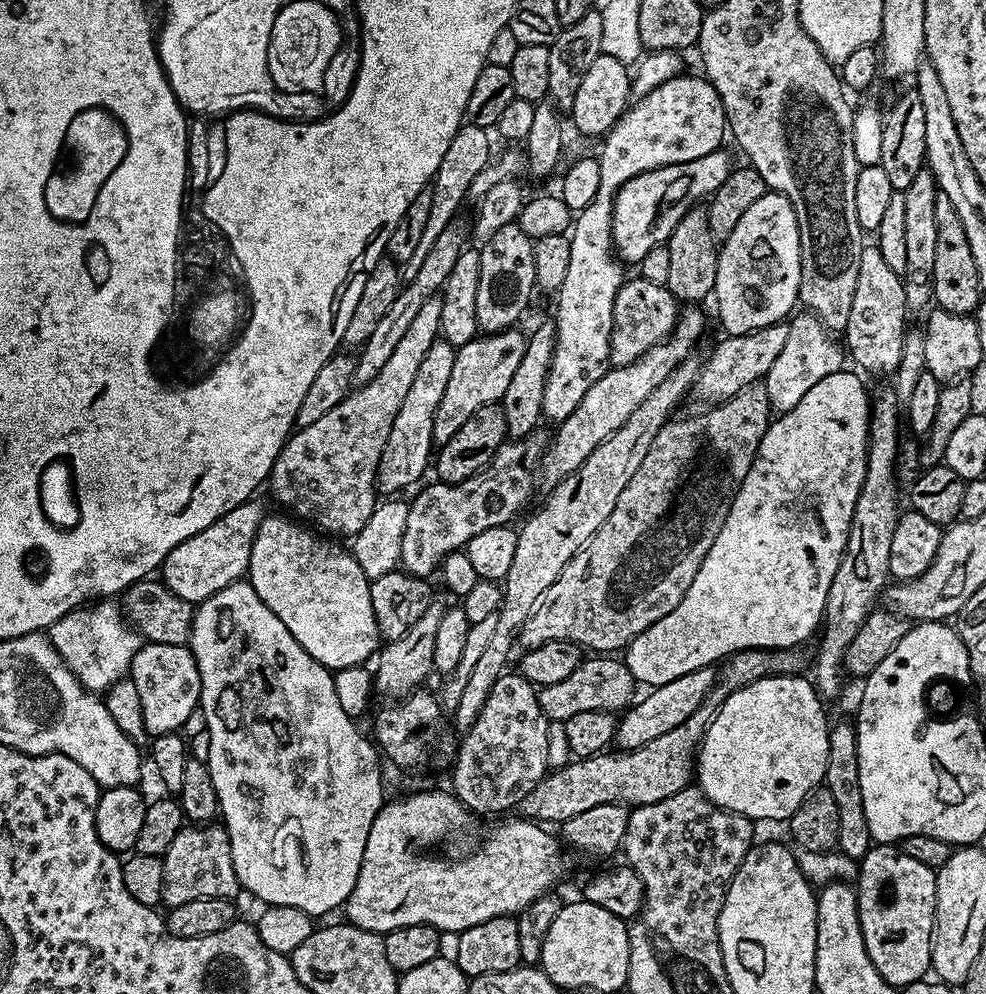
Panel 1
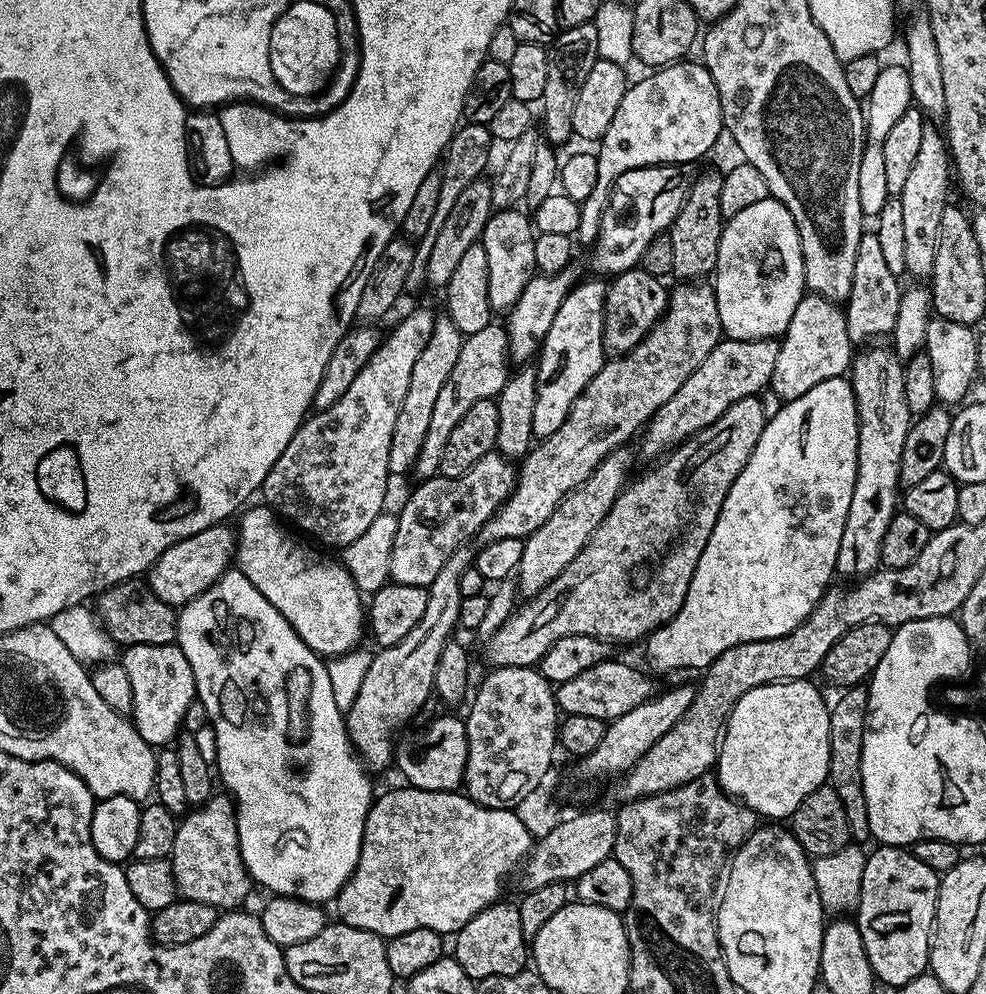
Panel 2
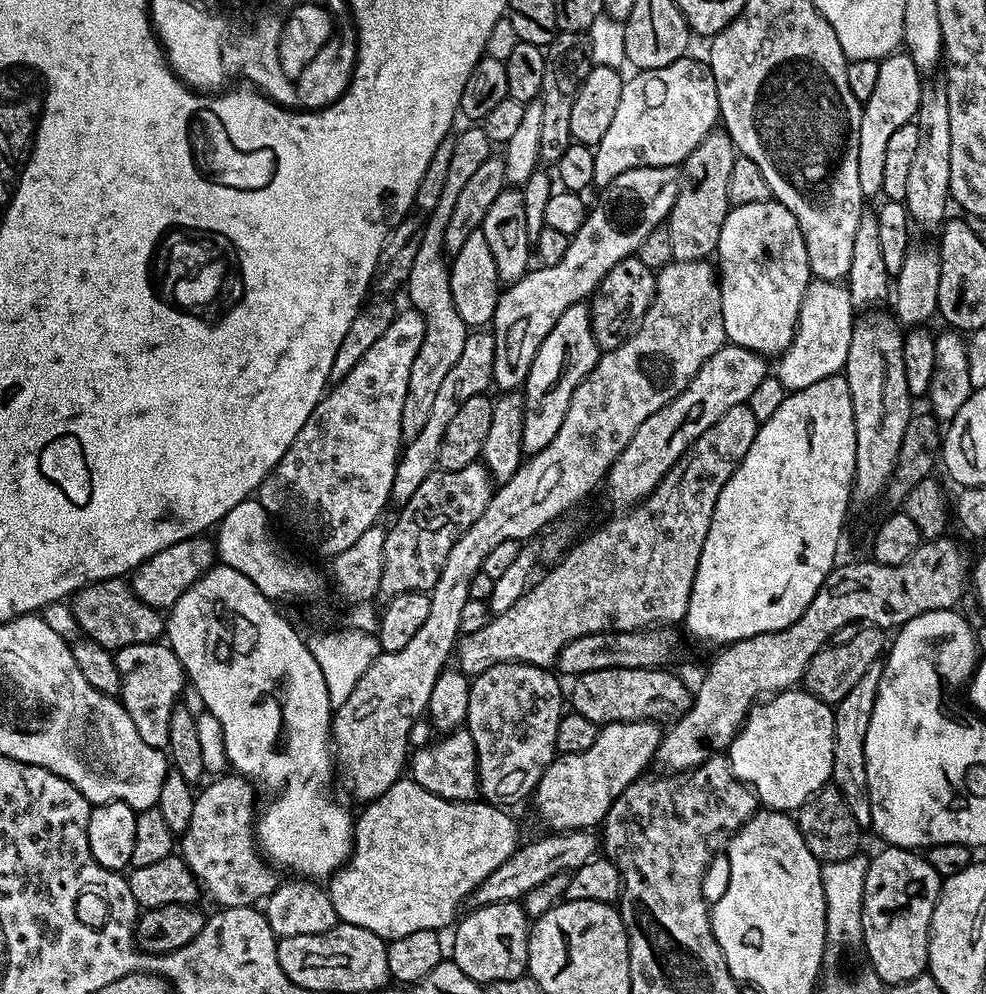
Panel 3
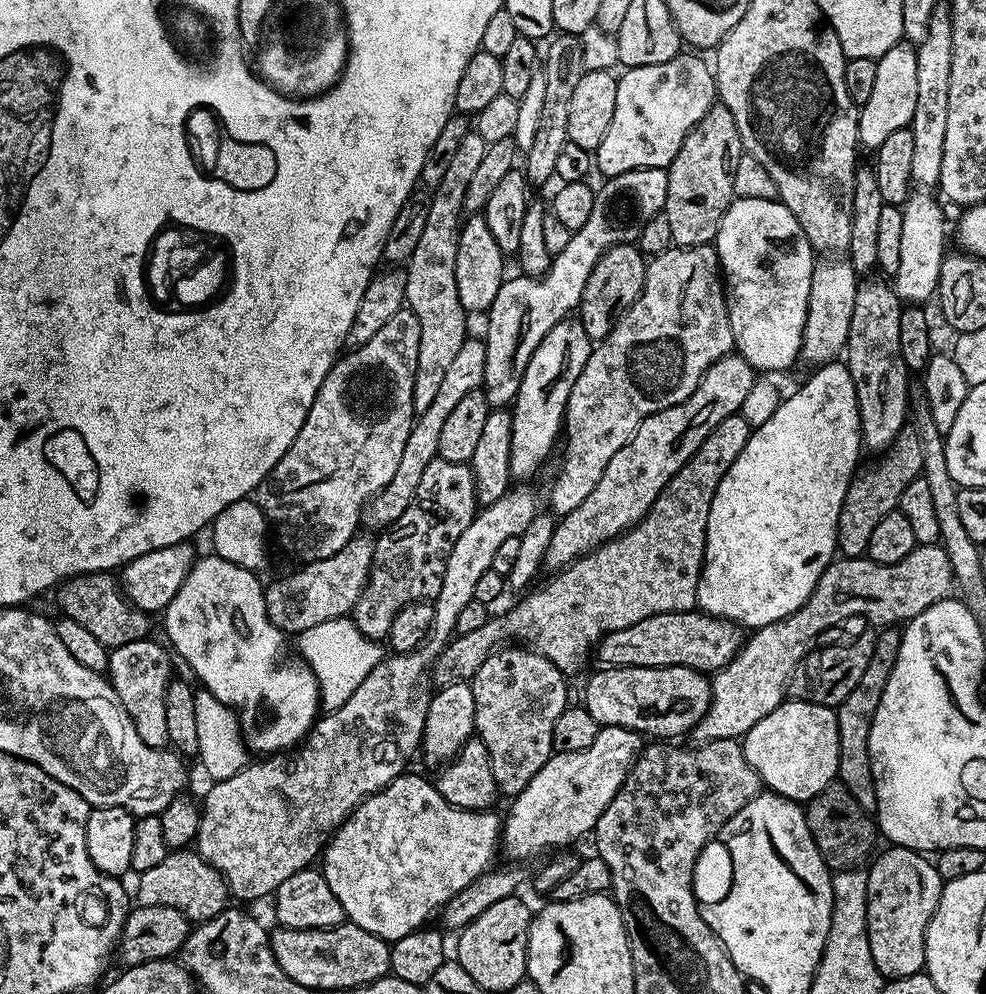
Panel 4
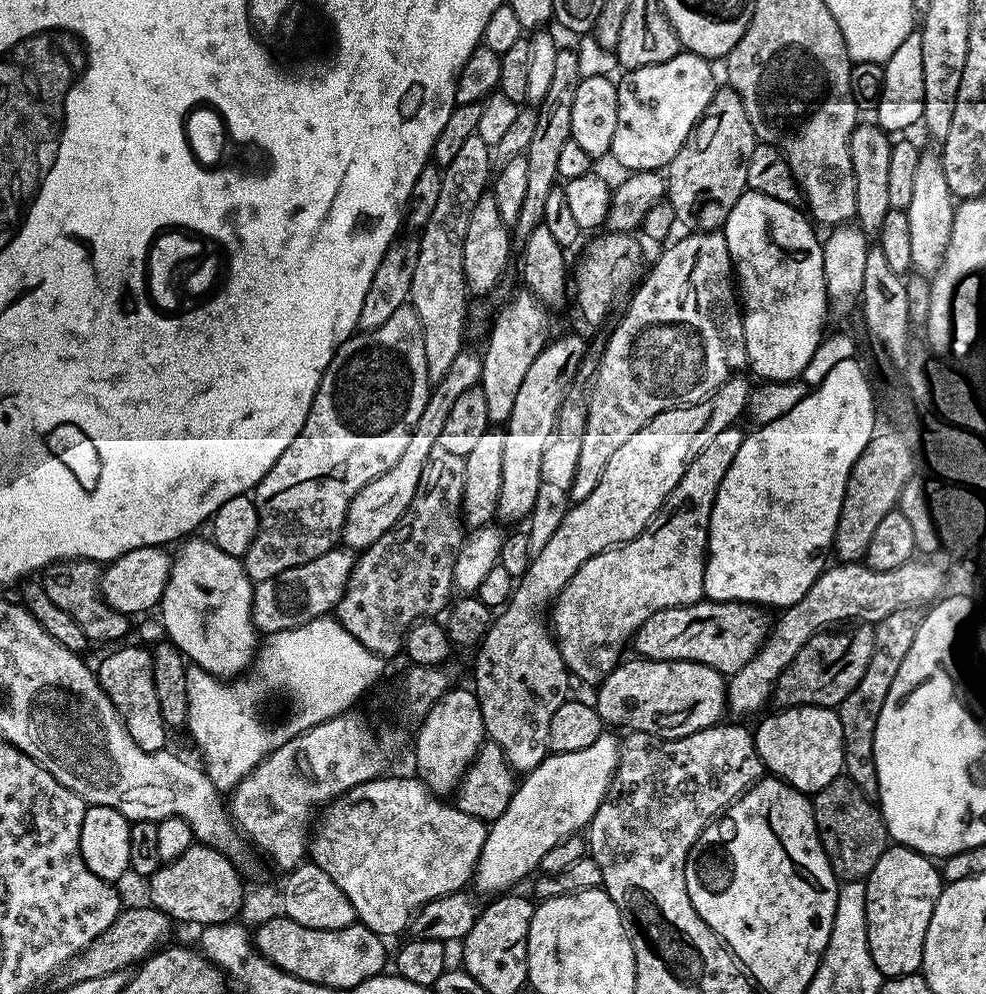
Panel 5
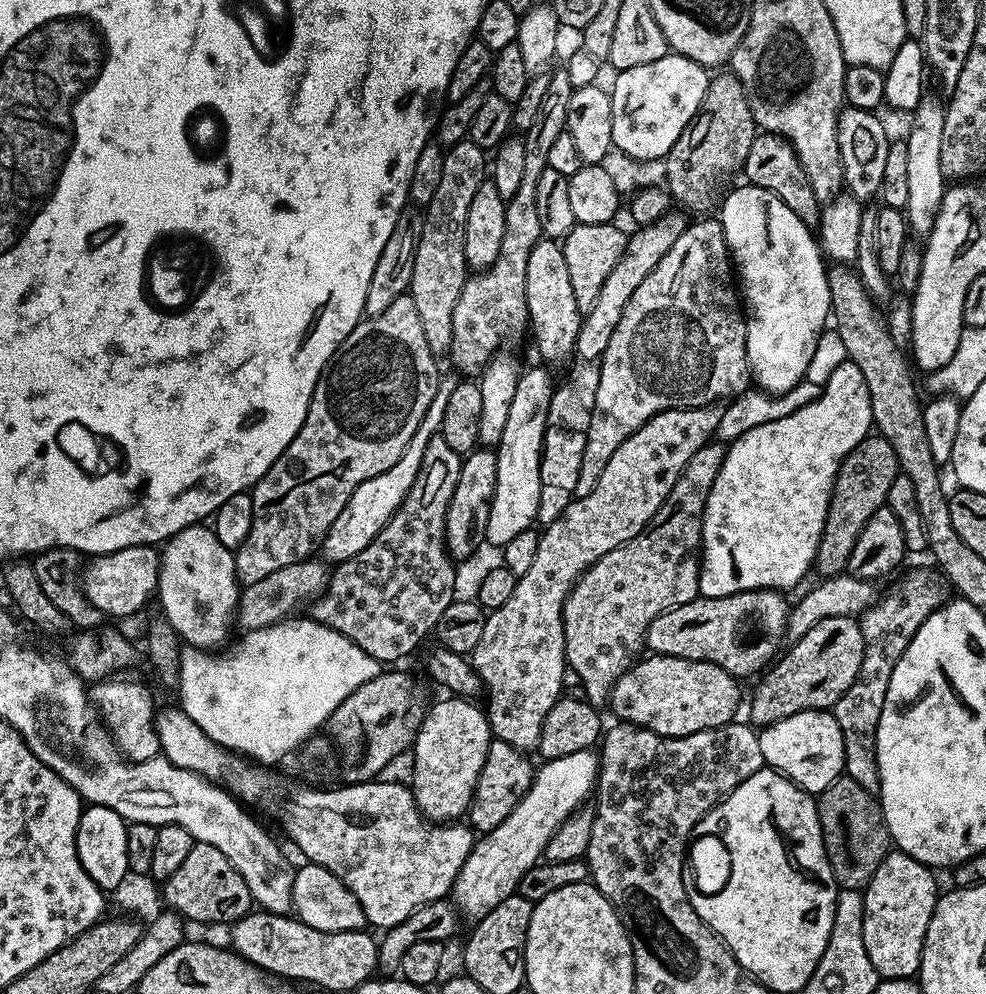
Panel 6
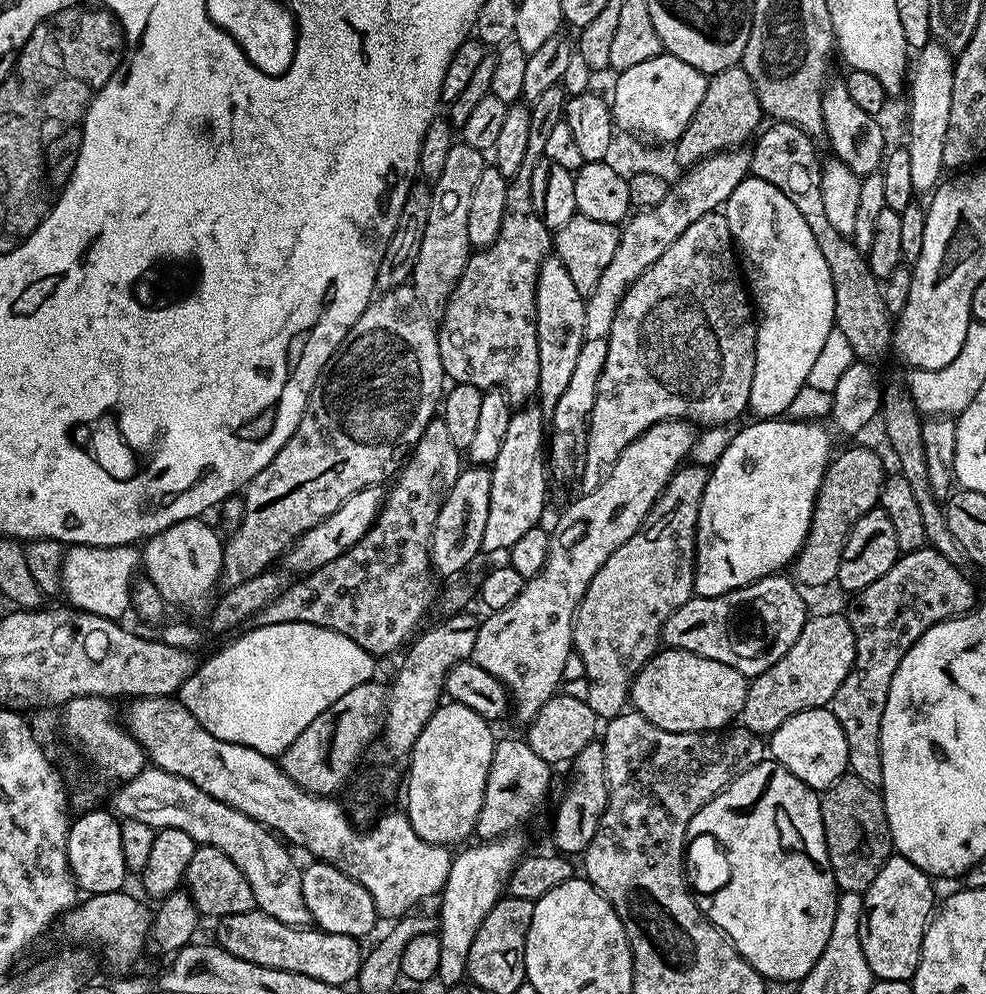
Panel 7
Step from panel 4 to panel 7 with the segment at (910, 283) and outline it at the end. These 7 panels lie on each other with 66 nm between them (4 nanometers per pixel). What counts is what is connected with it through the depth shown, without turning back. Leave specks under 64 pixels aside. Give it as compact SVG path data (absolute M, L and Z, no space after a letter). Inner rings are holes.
M935 42L928 43L915 53L914 63L910 68L910 83L906 88L906 96L908 92L906 147L910 154L910 177L917 193L920 194L931 193L941 183L940 172L945 171L942 146L946 146L946 130L950 126L950 102L954 94L955 69L953 53Z

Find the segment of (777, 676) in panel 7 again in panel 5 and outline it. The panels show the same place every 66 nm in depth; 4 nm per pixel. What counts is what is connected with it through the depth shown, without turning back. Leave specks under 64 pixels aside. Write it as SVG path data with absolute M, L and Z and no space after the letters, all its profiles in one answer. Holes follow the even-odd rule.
M856 626L853 632L844 630L821 630L812 636L794 654L794 662L782 670L776 680L774 700L780 703L781 709L818 706L819 708L836 708L862 682L866 666L870 666L872 653L872 628Z

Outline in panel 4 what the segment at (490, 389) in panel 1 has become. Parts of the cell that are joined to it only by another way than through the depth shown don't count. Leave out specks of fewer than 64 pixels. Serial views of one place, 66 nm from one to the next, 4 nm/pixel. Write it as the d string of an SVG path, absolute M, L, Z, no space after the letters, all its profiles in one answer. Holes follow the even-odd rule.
M480 338L464 340L452 364L446 369L446 375L442 377L442 383L438 394L434 397L434 402L430 402L429 408L413 419L412 429L406 438L406 450L402 450L402 462L398 462L398 470L394 470L394 478L377 496L372 497L364 505L362 524L365 529L387 530L395 520L402 518L406 506L410 506L410 502L418 490L418 482L422 482L422 470L426 470L426 466L430 466L430 462L437 459L438 437L442 434L442 426L446 423L446 417L452 413L454 406L463 396L470 394L470 390L483 385L485 370L486 346L484 340Z

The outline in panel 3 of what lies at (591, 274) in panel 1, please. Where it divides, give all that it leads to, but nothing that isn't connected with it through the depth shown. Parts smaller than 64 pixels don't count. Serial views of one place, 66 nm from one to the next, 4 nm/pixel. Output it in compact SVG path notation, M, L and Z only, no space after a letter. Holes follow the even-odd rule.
M685 54L679 60L670 62L670 66L662 66L654 70L640 70L635 74L636 76L628 76L622 86L622 98L618 101L618 111L614 114L613 120L610 122L610 127L606 130L606 134L602 137L602 142L595 145L594 151L596 157L594 158L594 178L593 185L597 189L603 190L613 180L618 178L618 174L622 174L631 168L662 168L665 166L680 166L683 165L684 159L702 143L717 127L720 118L720 107L718 106L718 90L714 82L714 74L709 70L707 63L703 59L691 60L691 55ZM581 302L567 308L562 318L554 322L554 330L546 334L542 346L538 346L534 362L530 366L530 374L524 380L522 446L525 453L546 450L546 446L554 442L554 434L558 434L562 418L566 418L566 410L570 406L574 390L591 374L601 355L592 333L592 313L589 305Z

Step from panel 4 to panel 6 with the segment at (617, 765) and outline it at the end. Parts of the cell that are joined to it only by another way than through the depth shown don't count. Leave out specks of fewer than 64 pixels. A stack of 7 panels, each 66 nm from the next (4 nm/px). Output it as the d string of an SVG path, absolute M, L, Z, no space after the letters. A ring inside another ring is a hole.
M595 751L566 754L566 758L544 760L541 765L535 769L532 785L518 806L514 806L494 830L483 833L473 843L466 862L462 862L462 868L458 870L450 900L459 915L469 916L469 921L481 920L498 906L498 902L517 895L516 887L522 874L541 863L546 842L550 842L558 826L562 826L562 822L566 822L566 818L570 818L597 787L600 762Z

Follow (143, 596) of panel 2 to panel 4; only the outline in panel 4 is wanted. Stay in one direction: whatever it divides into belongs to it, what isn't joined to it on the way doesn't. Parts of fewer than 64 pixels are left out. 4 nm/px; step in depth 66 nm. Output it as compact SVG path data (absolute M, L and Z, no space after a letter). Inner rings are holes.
M87 572L81 576L71 576L63 580L55 589L56 604L63 615L85 630L90 630L107 650L126 646L126 642L149 639L149 613L138 610L120 591L117 577L112 572Z

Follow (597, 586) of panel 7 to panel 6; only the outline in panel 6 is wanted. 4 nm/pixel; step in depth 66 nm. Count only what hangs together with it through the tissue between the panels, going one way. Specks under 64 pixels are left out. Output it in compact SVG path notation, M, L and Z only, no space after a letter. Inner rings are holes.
M709 442L690 458L654 518L630 542L610 550L576 581L564 603L564 658L584 683L583 695L593 705L609 703L618 678L646 648L650 622L672 608L697 599L704 538L704 507L710 486L722 470L726 448Z

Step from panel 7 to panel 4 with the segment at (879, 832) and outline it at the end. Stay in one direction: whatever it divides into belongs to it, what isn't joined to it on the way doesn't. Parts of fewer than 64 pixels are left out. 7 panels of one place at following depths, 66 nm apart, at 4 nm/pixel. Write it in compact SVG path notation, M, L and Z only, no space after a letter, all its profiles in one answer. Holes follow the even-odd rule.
M839 782L829 784L815 798L807 801L808 829L814 838L816 849L822 854L829 869L852 870L860 866L864 859L867 861L873 855L874 824L869 813L867 816L863 811L867 812L856 796L850 794L847 786Z

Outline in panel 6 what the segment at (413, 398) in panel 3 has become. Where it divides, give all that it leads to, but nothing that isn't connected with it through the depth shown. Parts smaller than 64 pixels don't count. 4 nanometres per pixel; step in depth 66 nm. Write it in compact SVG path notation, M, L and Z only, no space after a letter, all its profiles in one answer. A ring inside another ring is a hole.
M463 139L451 145L444 153L442 179L434 198L426 206L423 213L424 229L418 242L418 250L414 254L414 278L410 295L414 298L414 306L418 306L418 318L422 318L422 330L426 333L426 344L430 346L433 356L443 357L452 347L454 334L454 306L458 302L458 294L462 294L462 286L470 269L466 262L464 239L466 238L466 213L470 211L470 202L478 186L486 179L486 152L479 148L473 140Z

